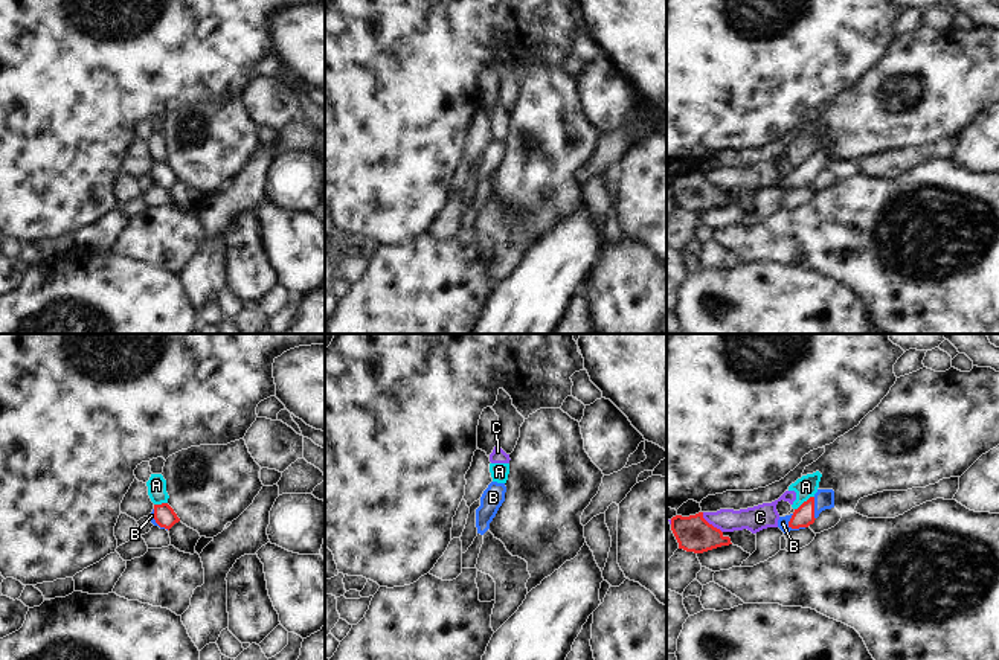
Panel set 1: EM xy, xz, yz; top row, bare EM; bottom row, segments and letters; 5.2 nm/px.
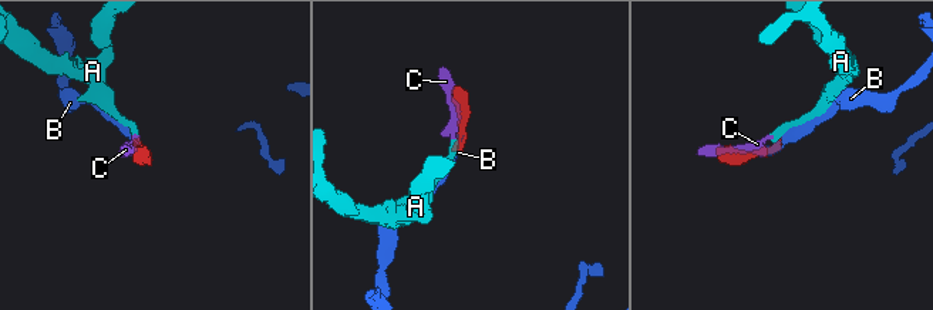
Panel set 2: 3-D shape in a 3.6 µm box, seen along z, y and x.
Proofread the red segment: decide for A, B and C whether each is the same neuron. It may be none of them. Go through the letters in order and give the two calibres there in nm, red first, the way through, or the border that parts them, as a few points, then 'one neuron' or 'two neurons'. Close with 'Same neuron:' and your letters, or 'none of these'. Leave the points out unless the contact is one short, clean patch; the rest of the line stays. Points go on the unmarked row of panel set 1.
A: 110/120 nm | along yz (813, 154), (795, 168) | two neurons
B: 110/60 nm | across yz (804, 174), (792, 186), (783, 182) | one neuron
C: 190/130 nm | two neurons
Same neuron: B

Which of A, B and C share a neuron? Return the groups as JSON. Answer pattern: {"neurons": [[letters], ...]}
{"neurons": [["A", "C"], ["B"]]}

